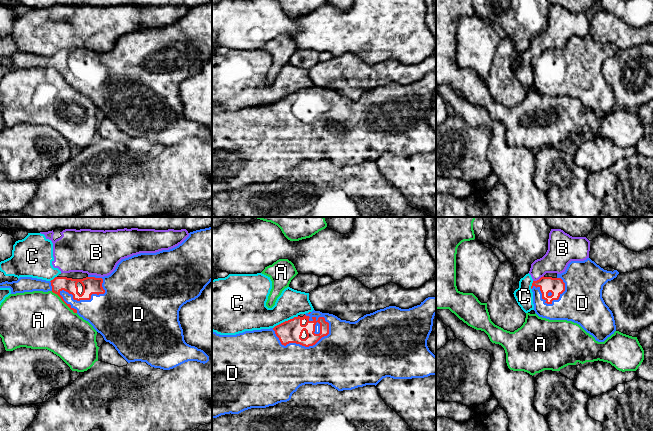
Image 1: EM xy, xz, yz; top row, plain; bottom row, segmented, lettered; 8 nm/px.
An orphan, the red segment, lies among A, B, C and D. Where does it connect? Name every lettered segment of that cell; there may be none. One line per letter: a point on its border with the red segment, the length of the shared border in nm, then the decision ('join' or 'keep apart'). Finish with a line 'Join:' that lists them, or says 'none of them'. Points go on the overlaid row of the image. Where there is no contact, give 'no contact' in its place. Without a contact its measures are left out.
A: xy (64, 302) | 280 nm | keep apart
B: yz (539, 279) | 100 nm | keep apart
C: xz (283, 322) | 170 nm | keep apart
D: xz (302, 345) | 460 nm | join
Join: D

